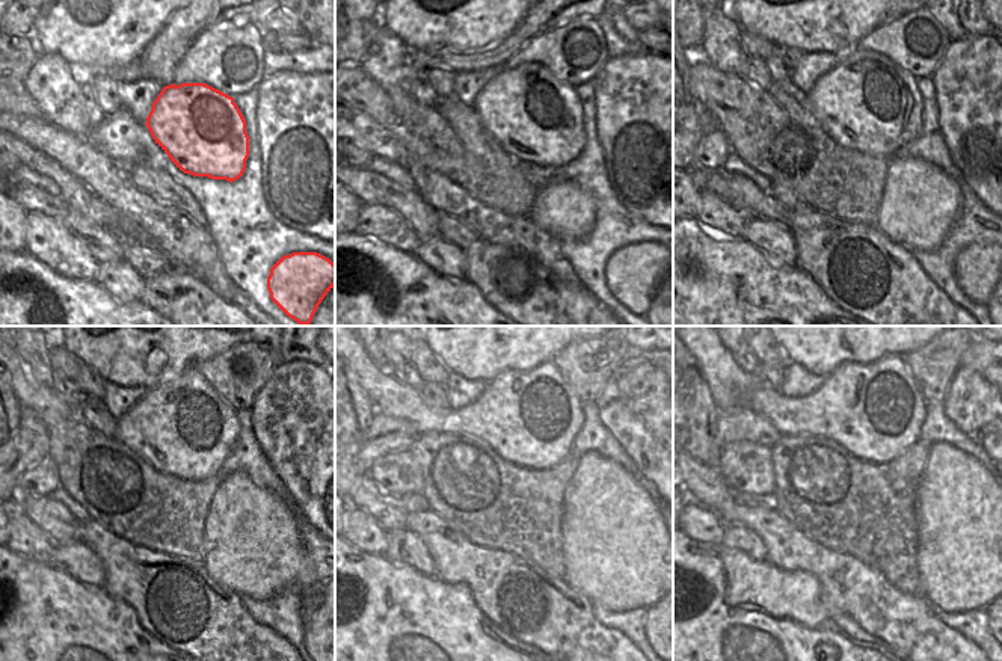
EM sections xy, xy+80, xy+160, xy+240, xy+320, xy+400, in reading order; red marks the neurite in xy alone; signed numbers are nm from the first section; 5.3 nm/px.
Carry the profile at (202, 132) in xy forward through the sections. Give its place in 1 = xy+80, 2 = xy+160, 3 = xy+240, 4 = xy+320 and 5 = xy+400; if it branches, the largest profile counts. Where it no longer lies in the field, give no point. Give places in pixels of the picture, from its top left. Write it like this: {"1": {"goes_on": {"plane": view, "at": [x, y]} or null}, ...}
{"1": {"goes_on": {"plane": "xy+80", "at": [536, 119]}}, "2": {"goes_on": {"plane": "xy+160", "at": [865, 103]}}, "3": {"goes_on": {"plane": "xy+240", "at": [183, 429]}}, "4": {"goes_on": {"plane": "xy+320", "at": [530, 417]}}, "5": {"goes_on": {"plane": "xy+400", "at": [874, 411]}}}

